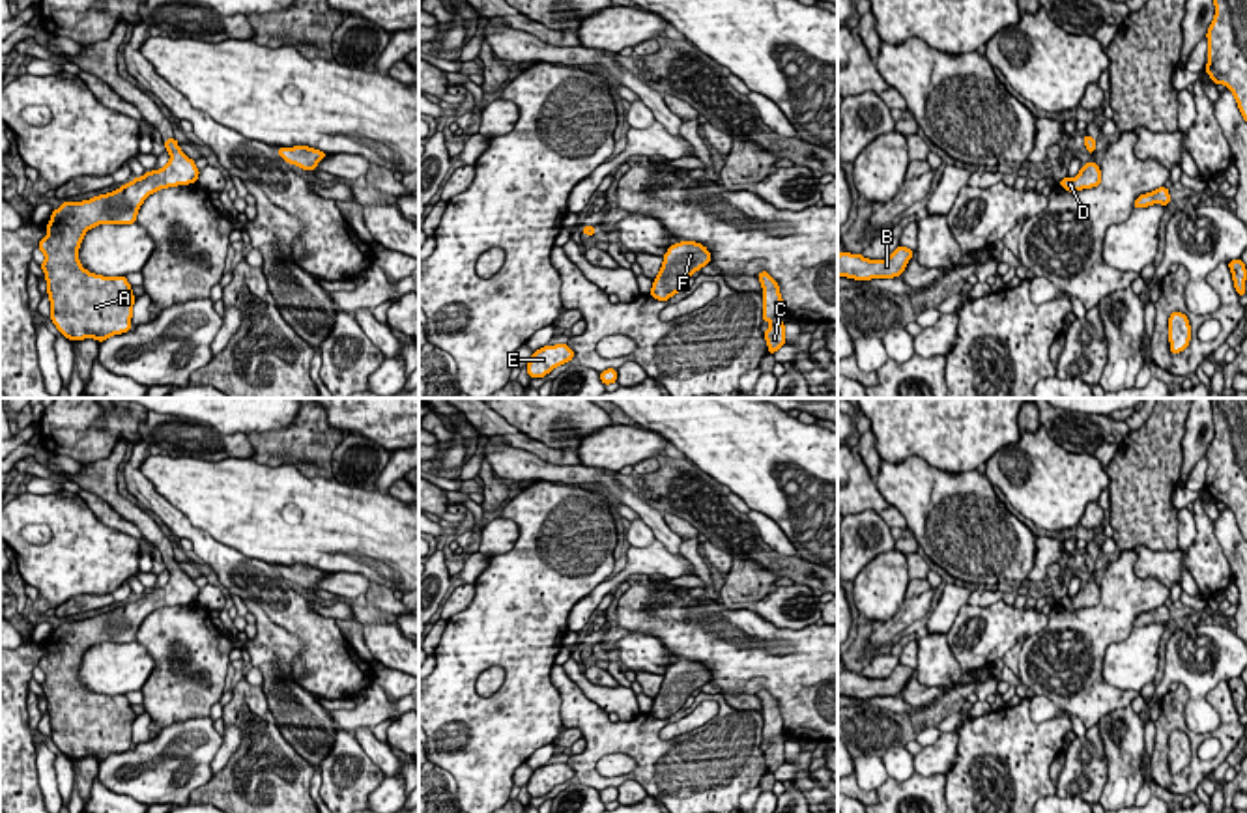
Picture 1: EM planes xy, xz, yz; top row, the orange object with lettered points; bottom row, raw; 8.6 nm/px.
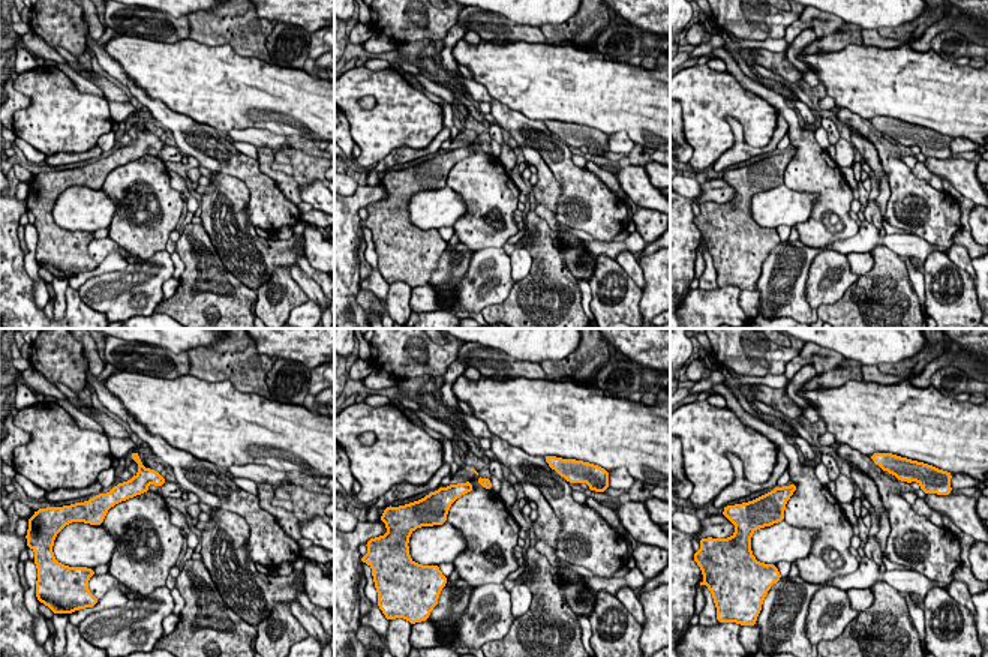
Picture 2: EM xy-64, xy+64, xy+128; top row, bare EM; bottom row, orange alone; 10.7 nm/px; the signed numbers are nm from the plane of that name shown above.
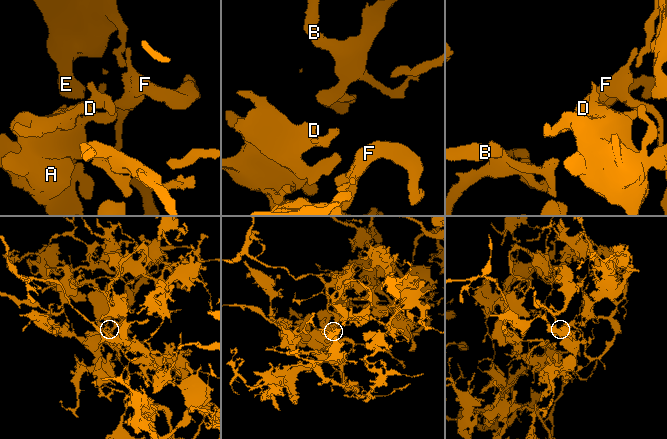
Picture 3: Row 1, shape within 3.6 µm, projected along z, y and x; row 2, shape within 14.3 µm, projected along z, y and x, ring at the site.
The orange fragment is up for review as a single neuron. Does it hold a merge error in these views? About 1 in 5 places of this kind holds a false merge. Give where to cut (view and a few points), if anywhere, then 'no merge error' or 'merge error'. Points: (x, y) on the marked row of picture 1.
no cut; no merge error

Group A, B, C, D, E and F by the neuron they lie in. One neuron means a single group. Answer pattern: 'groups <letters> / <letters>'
groups A B C D E F

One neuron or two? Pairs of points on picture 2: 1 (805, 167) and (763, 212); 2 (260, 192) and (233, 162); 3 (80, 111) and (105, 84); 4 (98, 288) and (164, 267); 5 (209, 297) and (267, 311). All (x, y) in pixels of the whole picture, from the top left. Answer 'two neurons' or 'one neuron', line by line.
1: two neurons
2: one neuron
3: two neurons
4: one neuron
5: two neurons

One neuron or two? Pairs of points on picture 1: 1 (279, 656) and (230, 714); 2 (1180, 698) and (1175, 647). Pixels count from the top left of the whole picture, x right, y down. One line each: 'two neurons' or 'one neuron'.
1: two neurons
2: two neurons

